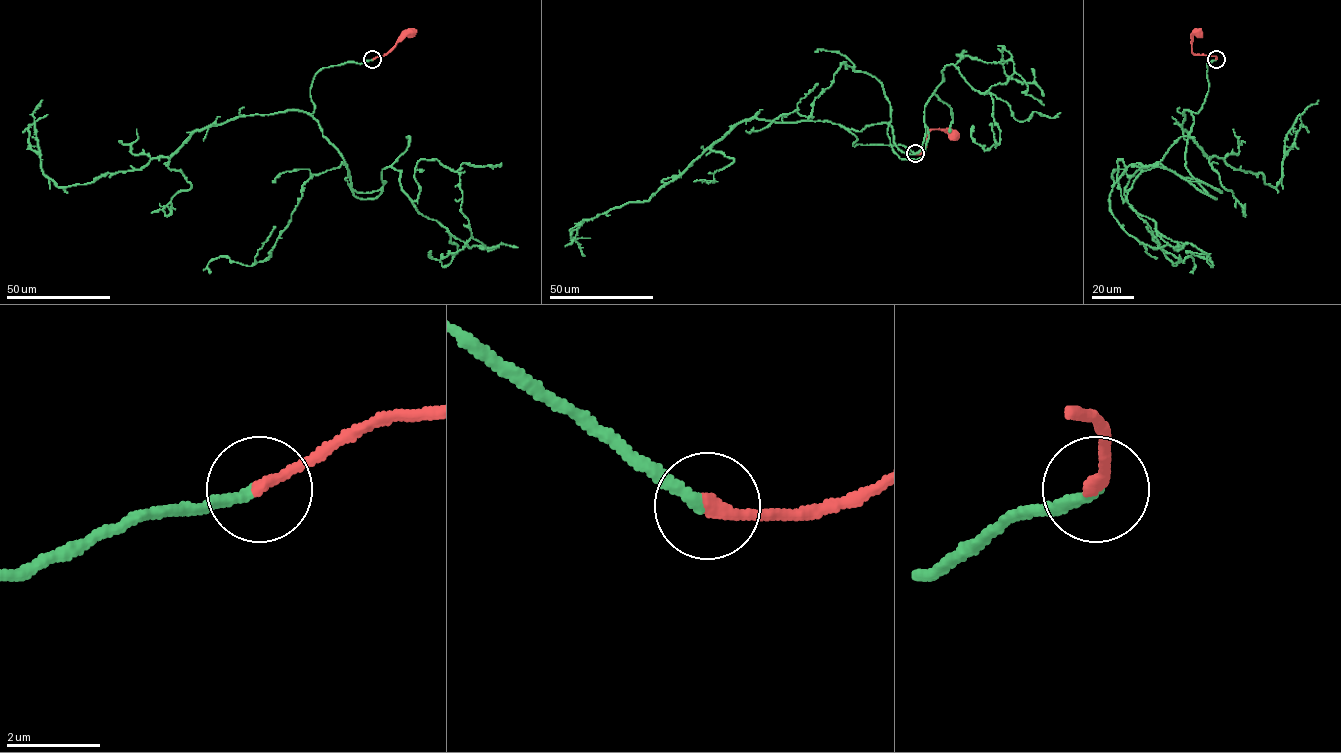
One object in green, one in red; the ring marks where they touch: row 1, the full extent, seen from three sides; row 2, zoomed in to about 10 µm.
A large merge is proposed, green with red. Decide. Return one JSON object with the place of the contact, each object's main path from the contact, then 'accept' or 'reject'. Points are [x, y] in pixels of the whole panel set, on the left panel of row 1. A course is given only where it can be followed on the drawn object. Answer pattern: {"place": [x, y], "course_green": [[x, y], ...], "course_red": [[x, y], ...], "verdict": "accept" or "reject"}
{"place": [372, 59], "course_green": [[372, 59], [322, 68], [306, 112], [353, 194], [381, 192], [342, 162], [312, 174], [268, 258], [211, 272]], "course_red": [[372, 59], [386, 54], [410, 35]], "verdict": "accept"}

